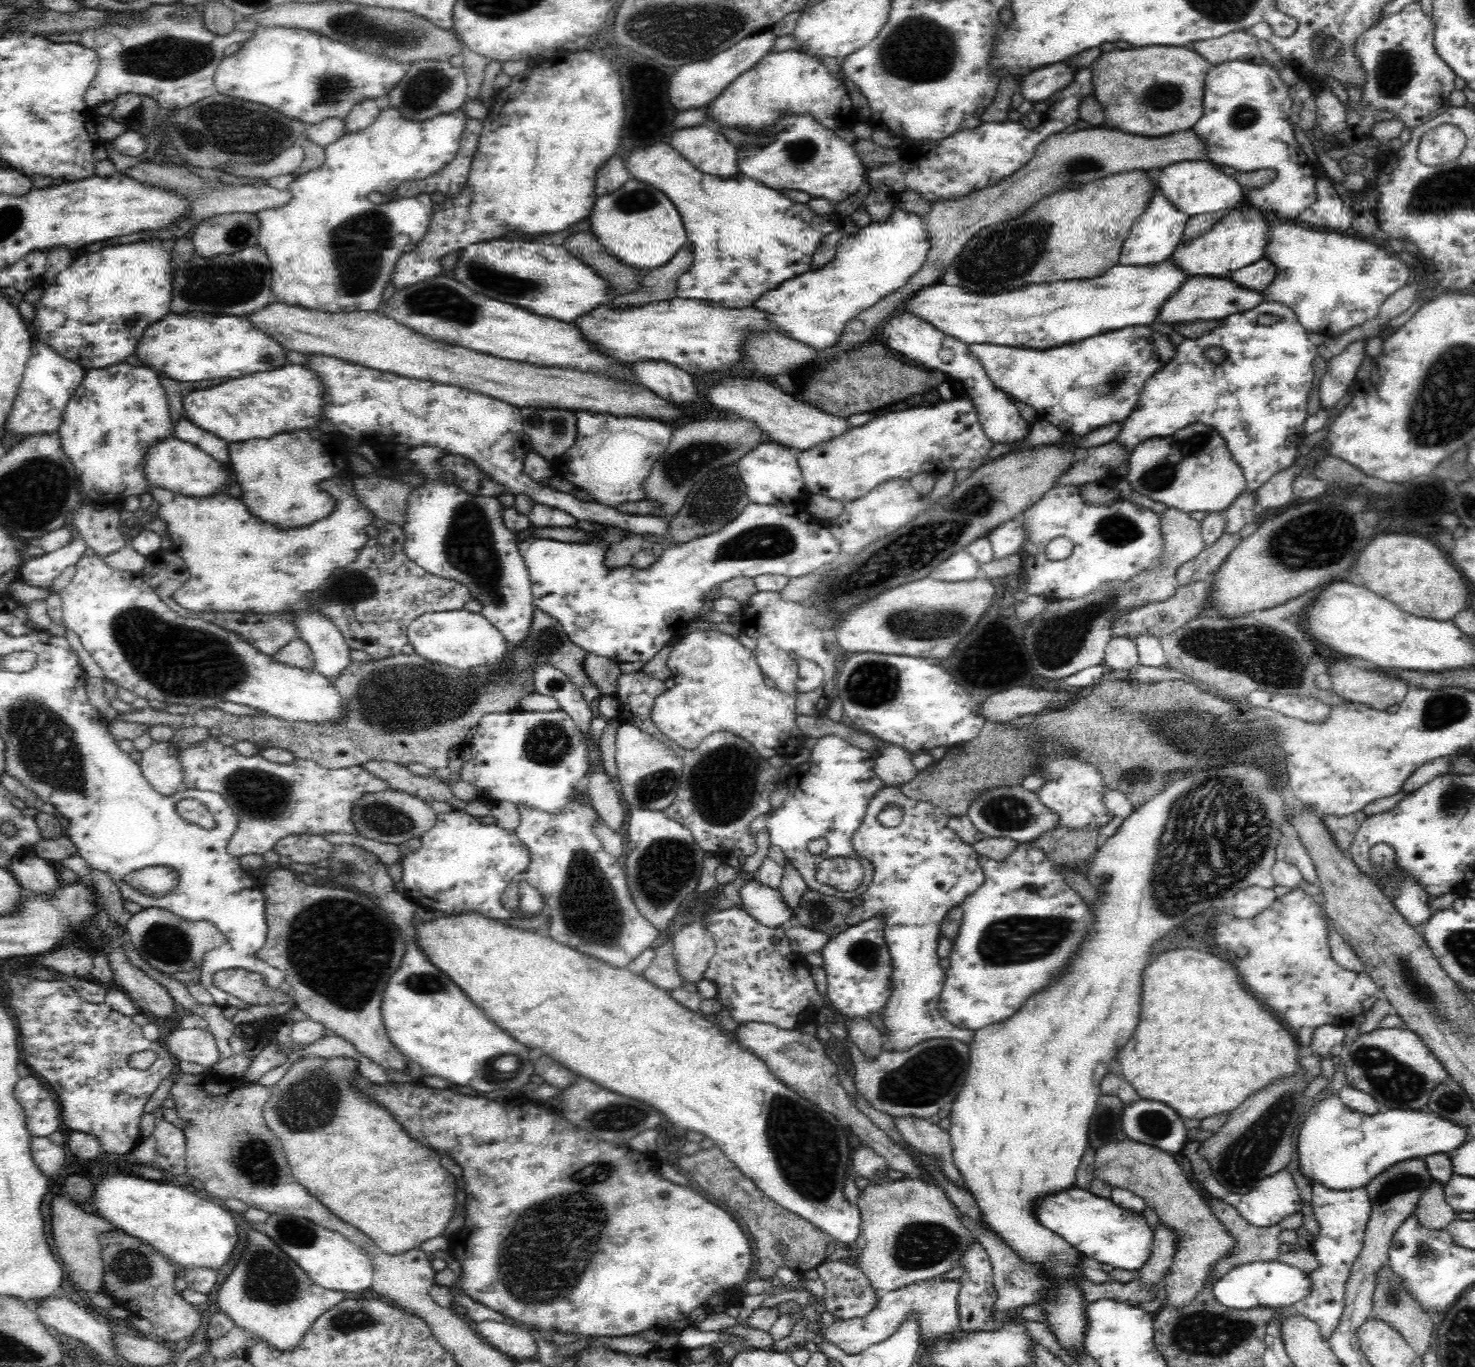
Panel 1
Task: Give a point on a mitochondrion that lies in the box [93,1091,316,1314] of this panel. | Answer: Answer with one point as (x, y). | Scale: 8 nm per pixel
(268, 1278)

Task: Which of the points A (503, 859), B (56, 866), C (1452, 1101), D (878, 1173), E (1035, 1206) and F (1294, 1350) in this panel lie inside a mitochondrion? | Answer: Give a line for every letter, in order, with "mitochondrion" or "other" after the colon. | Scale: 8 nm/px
A: other
B: other
C: mitochondrion
D: mitochondrion
E: other
F: other

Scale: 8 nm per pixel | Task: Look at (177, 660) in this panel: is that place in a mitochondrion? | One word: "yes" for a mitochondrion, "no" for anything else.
yes

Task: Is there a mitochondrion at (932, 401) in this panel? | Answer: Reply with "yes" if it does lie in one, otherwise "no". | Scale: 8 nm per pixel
no

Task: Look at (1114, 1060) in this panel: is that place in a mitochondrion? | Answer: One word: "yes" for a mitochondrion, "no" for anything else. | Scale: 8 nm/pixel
no

